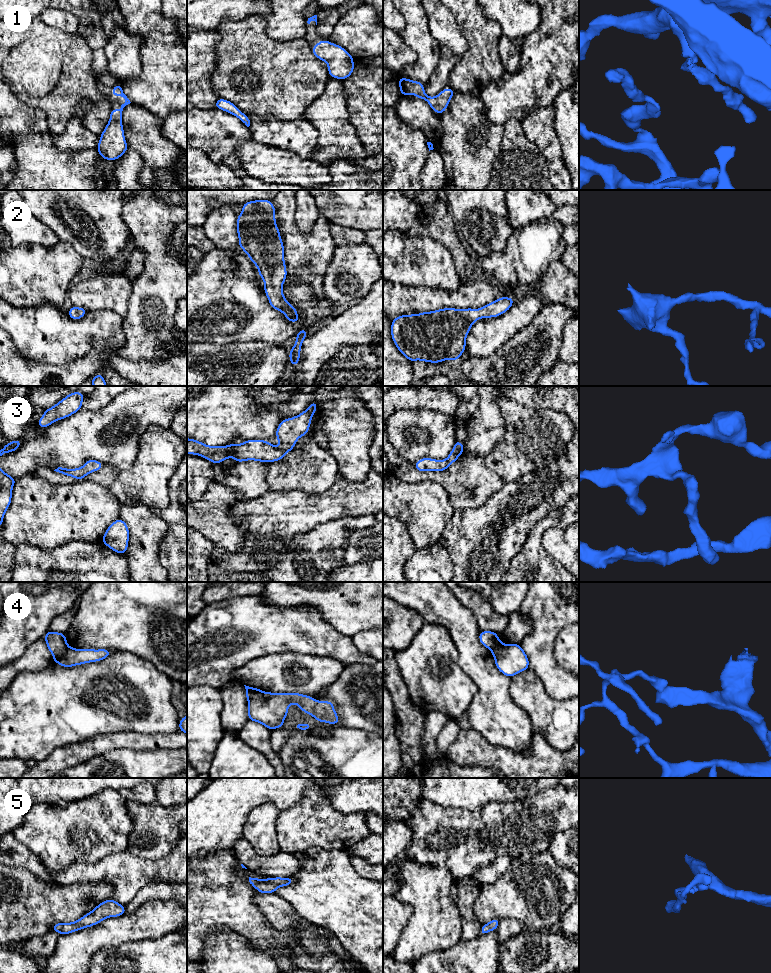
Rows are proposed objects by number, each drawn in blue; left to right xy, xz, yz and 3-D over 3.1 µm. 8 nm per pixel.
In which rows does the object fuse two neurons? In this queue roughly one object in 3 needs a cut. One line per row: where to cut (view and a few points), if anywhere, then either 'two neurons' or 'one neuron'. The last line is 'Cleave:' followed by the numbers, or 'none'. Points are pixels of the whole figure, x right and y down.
1: cut none; one neuron
2: cut none; one neuron
3: cut none; one neuron
4: cut xy (68, 646), (54, 656); two neurons
5: cut none; one neuron
Cleave: 4

